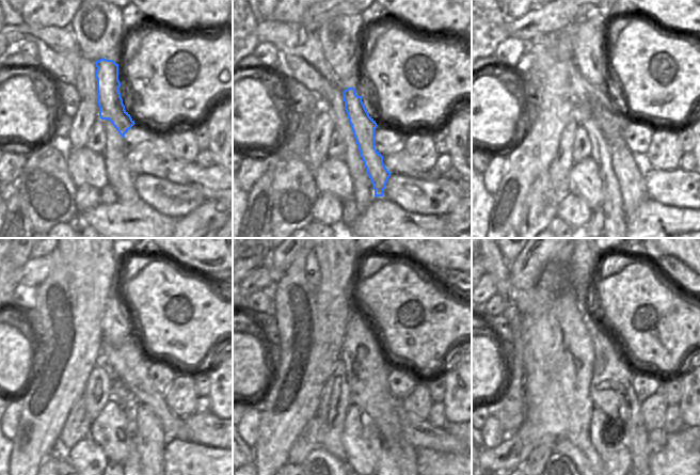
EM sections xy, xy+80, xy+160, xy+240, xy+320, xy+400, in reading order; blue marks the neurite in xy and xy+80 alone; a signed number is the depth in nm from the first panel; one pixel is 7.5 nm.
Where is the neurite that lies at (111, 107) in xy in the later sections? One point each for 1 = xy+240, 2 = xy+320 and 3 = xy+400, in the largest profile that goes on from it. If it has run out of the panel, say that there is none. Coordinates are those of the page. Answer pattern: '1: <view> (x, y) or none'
1: xy+240 (150, 438)
2: xy+320 (384, 455)
3: none

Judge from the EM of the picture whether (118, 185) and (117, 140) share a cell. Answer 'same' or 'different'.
same

